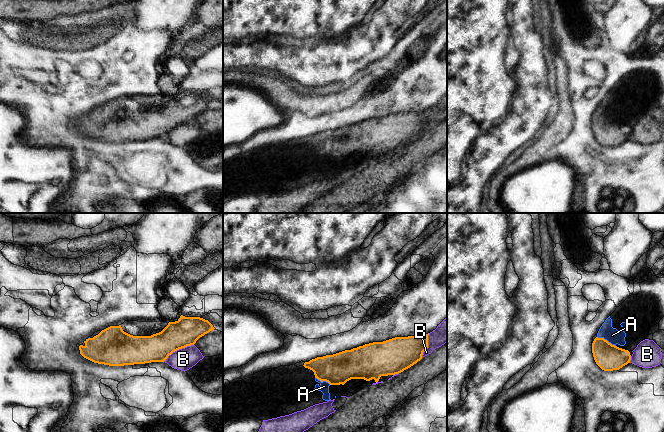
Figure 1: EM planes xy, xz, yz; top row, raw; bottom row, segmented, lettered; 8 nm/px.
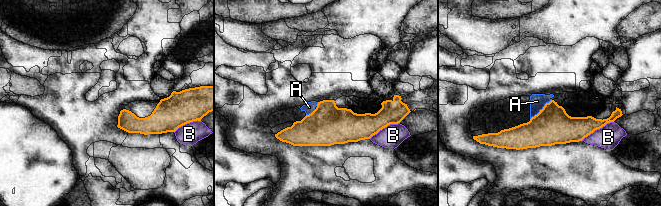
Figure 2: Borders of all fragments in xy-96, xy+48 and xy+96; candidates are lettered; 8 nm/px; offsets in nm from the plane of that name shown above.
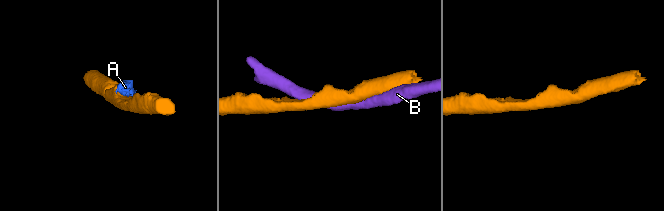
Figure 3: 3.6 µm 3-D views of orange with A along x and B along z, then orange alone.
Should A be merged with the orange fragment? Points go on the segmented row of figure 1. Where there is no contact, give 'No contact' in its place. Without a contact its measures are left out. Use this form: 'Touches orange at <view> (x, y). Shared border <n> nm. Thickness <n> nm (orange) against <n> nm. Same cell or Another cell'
Touches orange at yz (606, 340). Shared border 170 nm. Thickness 220 nm (orange) against 120 nm. Same cell

